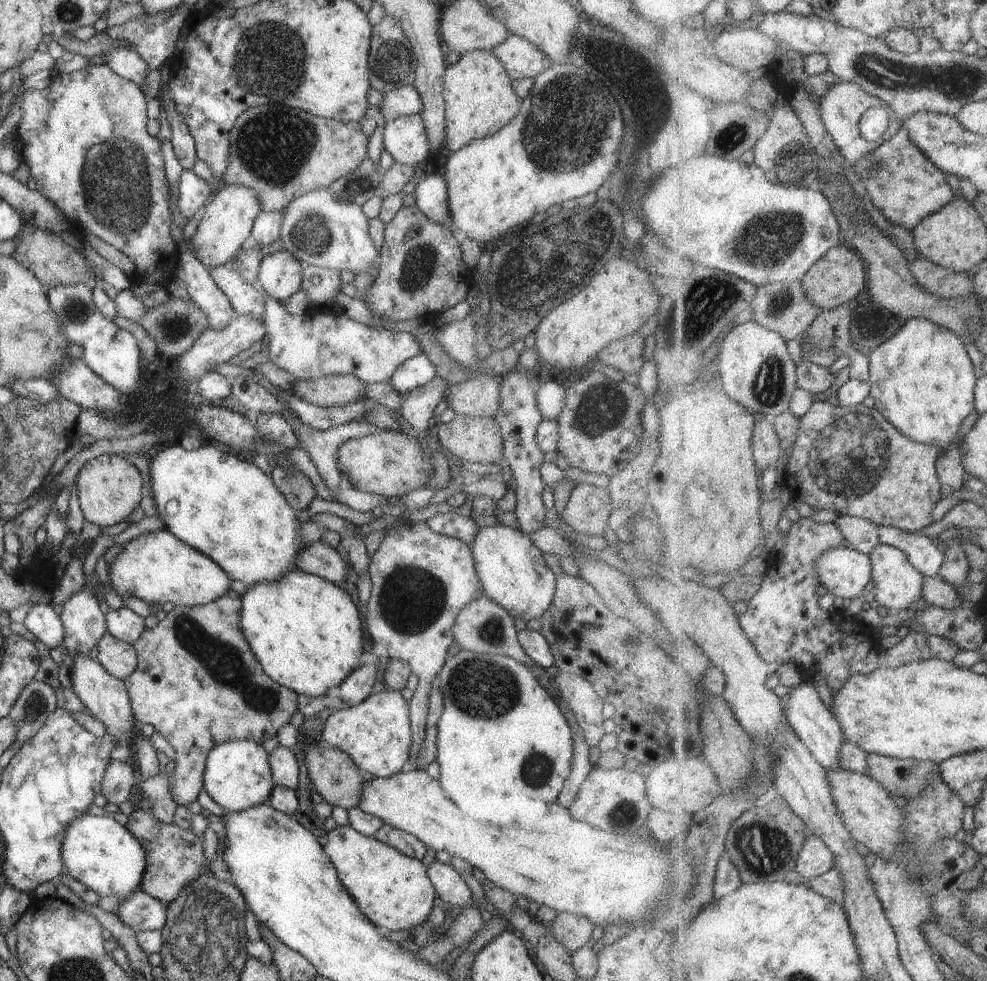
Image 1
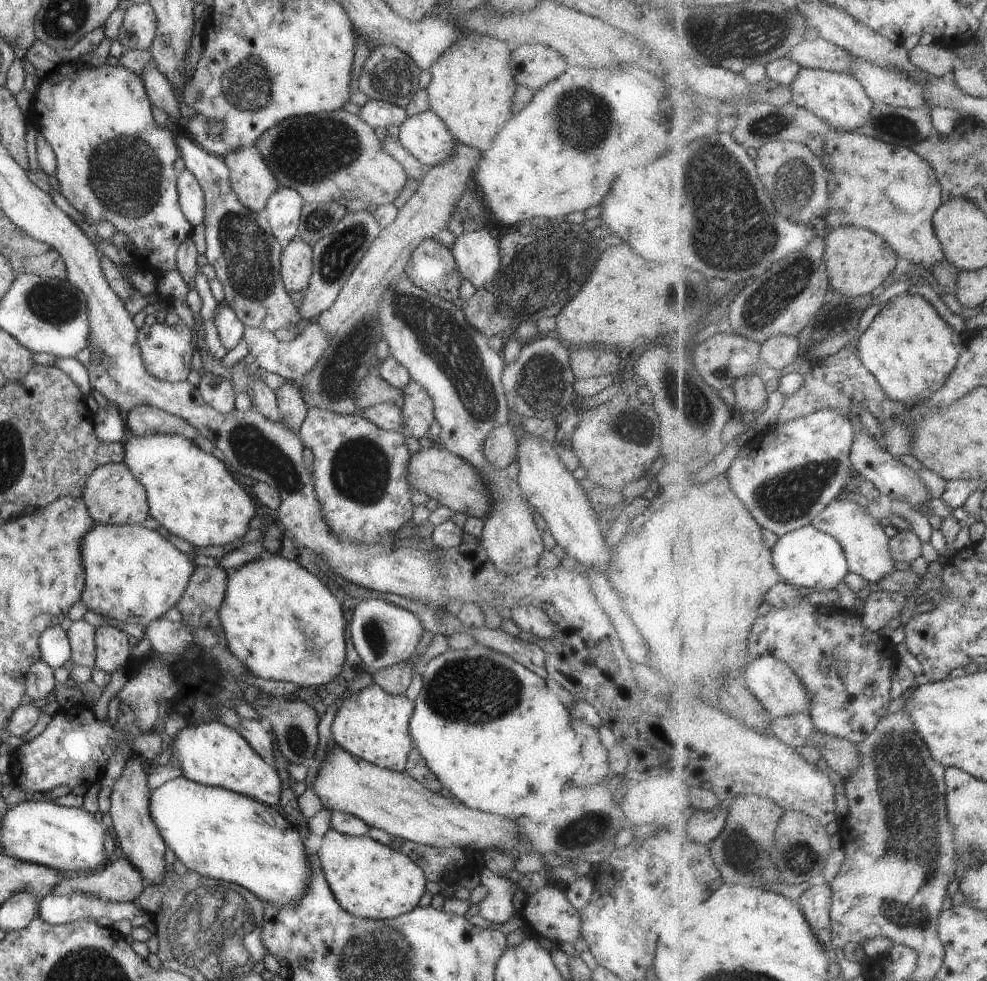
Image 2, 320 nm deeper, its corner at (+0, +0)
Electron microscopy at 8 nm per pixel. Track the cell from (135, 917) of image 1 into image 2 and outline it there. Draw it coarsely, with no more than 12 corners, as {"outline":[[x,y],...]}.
{"outline":[[49,893],[36,916],[58,925],[100,916],[115,920],[144,911],[133,901],[116,903],[90,894]]}

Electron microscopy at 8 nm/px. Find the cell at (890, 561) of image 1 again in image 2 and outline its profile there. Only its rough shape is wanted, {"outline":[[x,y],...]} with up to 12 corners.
{"outline":[[850,497],[811,524],[841,543],[850,572],[878,583],[901,568],[884,525]]}

